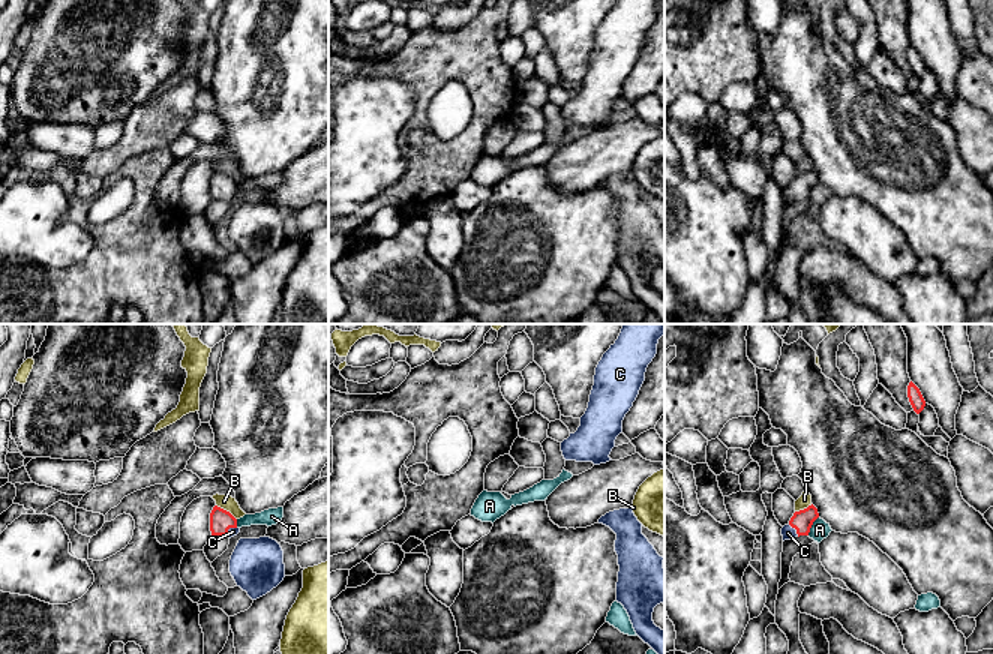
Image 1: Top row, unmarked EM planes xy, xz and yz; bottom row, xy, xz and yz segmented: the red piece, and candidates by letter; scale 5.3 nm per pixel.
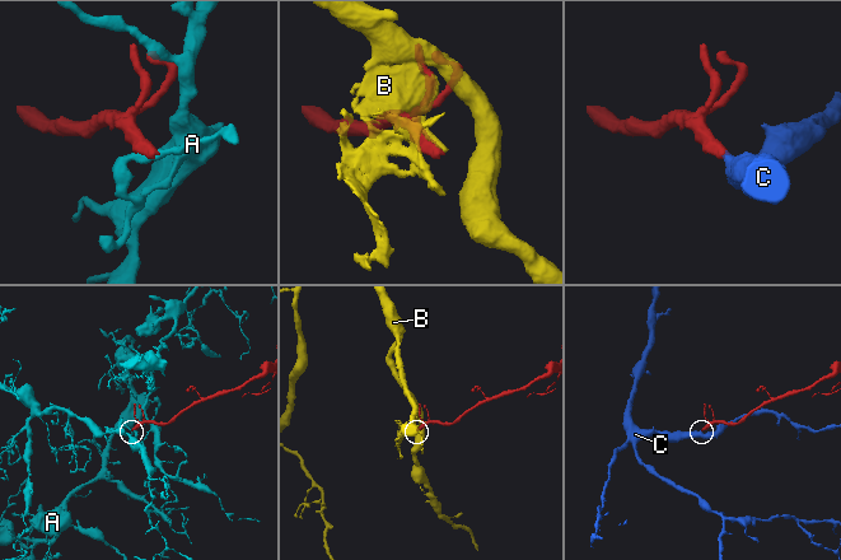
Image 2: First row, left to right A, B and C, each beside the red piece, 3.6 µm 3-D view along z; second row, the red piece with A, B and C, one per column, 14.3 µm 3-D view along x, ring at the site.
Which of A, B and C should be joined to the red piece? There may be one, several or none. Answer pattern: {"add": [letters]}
{"add": ["C"]}

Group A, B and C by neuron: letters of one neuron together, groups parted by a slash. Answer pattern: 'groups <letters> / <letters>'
groups A / B / C

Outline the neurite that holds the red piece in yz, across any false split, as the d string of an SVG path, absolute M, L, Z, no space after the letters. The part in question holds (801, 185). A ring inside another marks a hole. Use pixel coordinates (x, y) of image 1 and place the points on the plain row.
M812 168L795 176L789 188L782 192L783 206L800 200L808 200L813 186L819 182L818 172Z

